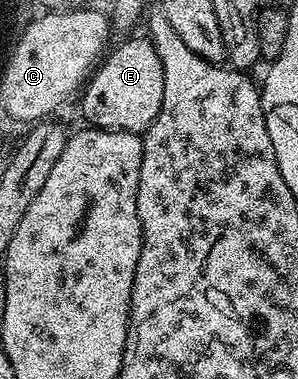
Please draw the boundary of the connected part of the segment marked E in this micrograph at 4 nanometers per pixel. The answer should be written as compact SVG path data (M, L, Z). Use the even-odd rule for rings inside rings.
M140 36L122 41L116 49L113 47L83 85L82 95L79 97L80 112L88 119L85 121L91 127L108 128L111 132L143 134L160 113L164 89L162 61L151 40Z

